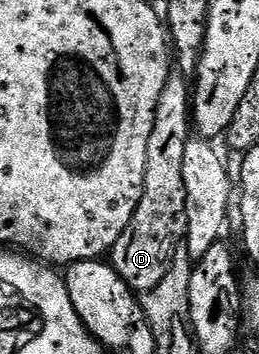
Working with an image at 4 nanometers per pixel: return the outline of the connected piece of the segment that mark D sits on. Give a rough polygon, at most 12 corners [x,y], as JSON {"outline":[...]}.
{"outline":[[173,73],[147,141],[143,197],[111,252],[134,292],[185,238],[191,83]]}

